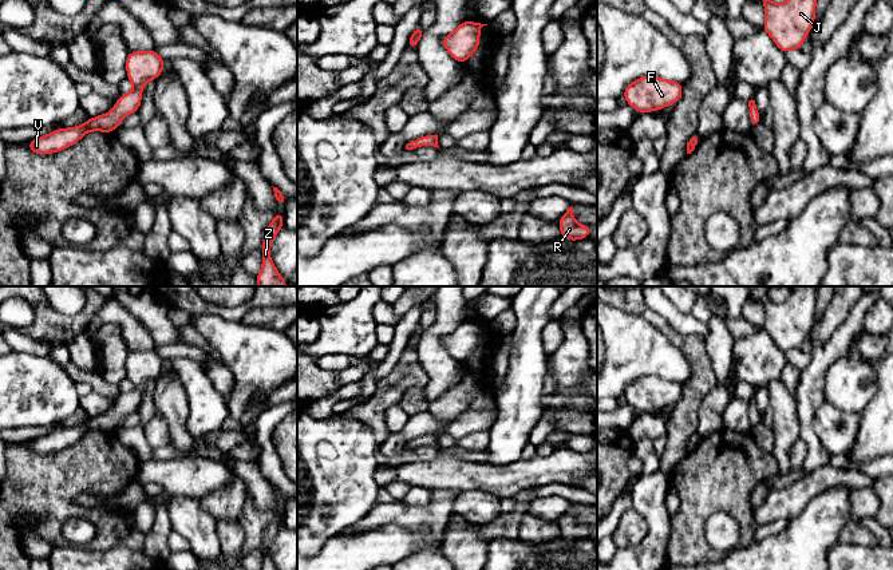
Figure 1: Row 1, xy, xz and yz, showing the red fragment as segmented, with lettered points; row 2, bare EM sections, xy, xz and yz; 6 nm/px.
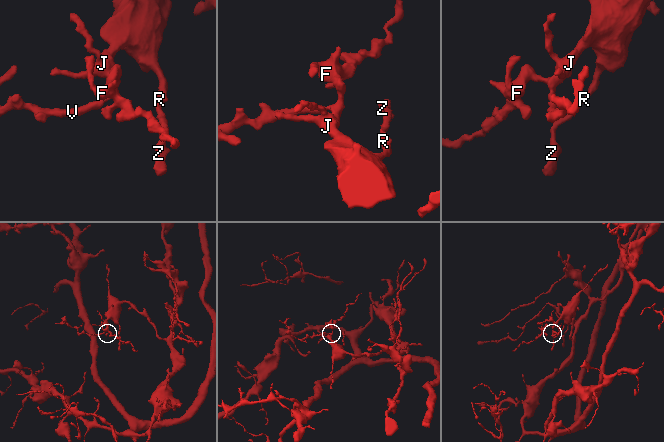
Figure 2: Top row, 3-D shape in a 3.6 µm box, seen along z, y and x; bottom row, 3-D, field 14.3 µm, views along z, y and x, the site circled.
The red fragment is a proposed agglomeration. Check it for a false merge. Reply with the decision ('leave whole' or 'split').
leave whole

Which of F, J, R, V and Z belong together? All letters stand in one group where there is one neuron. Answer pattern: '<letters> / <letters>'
F J R V Z

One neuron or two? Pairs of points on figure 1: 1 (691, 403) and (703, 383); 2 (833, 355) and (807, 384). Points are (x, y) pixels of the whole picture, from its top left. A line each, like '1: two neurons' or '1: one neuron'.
1: one neuron
2: one neuron

